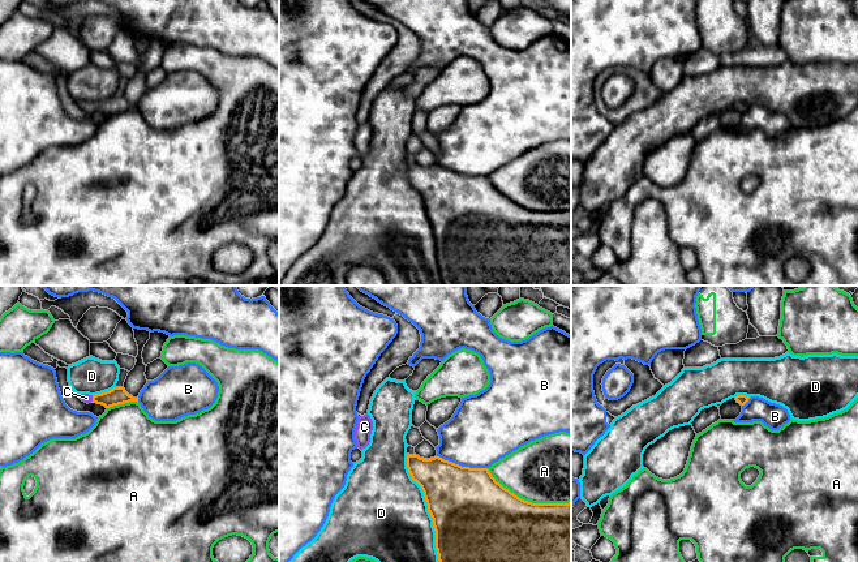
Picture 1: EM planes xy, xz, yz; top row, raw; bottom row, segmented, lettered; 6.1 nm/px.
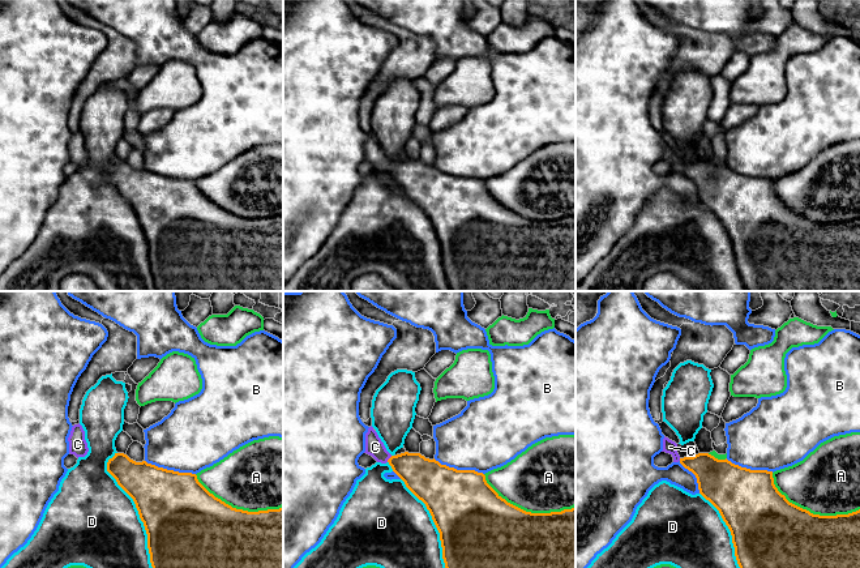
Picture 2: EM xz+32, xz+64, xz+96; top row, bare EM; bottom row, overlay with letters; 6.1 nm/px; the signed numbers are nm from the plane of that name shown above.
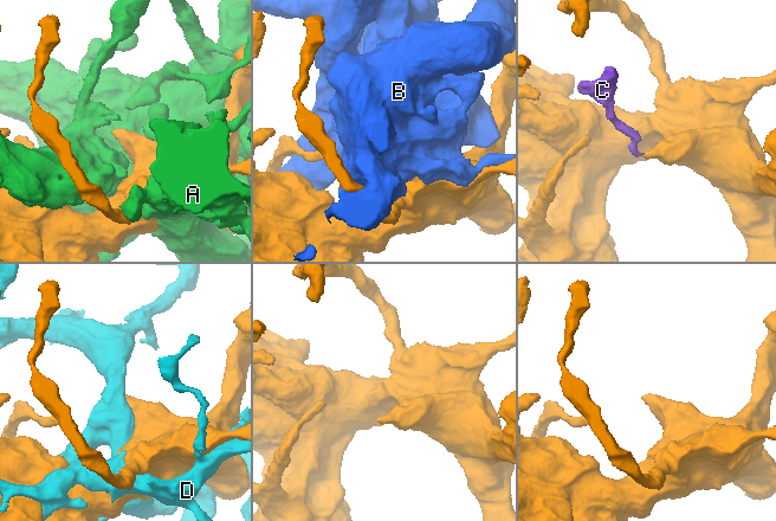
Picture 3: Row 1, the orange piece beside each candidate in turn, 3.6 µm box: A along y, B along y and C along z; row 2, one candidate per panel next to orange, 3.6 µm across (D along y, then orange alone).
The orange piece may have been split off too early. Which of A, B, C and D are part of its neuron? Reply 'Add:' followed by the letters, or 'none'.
Add: C

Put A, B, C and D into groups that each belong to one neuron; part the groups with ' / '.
A / B / C / D

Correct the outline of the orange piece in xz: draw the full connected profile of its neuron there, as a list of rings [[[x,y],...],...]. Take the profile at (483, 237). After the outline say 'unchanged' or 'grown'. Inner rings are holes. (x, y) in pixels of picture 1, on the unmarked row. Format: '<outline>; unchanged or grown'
[[[407,162],[407,176],[413,189],[422,200],[428,219],[436,239],[436,257],[443,286],[571,286],[571,210],[569,211],[532,211],[524,209],[503,196],[488,176],[462,175],[439,164],[430,167]]]; unchanged

